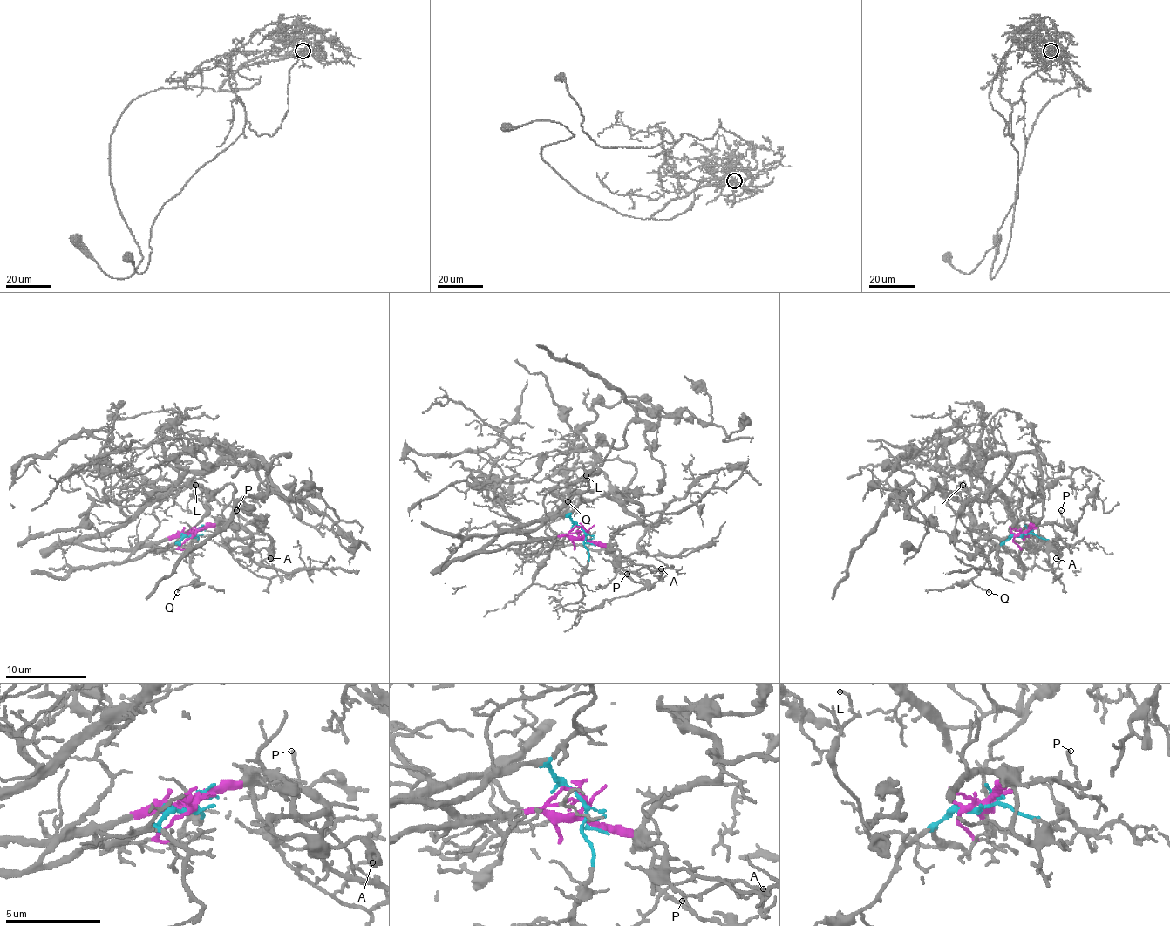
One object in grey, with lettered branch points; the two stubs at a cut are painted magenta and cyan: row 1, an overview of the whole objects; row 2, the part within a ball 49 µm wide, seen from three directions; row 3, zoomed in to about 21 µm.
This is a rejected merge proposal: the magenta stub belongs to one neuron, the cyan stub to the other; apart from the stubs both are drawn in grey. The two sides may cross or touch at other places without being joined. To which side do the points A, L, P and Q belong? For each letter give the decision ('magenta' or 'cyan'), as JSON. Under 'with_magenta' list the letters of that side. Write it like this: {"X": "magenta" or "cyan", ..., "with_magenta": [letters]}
{"A": "magenta", "L": "cyan", "P": "magenta", "Q": "cyan", "with_magenta": ["A", "P"]}

